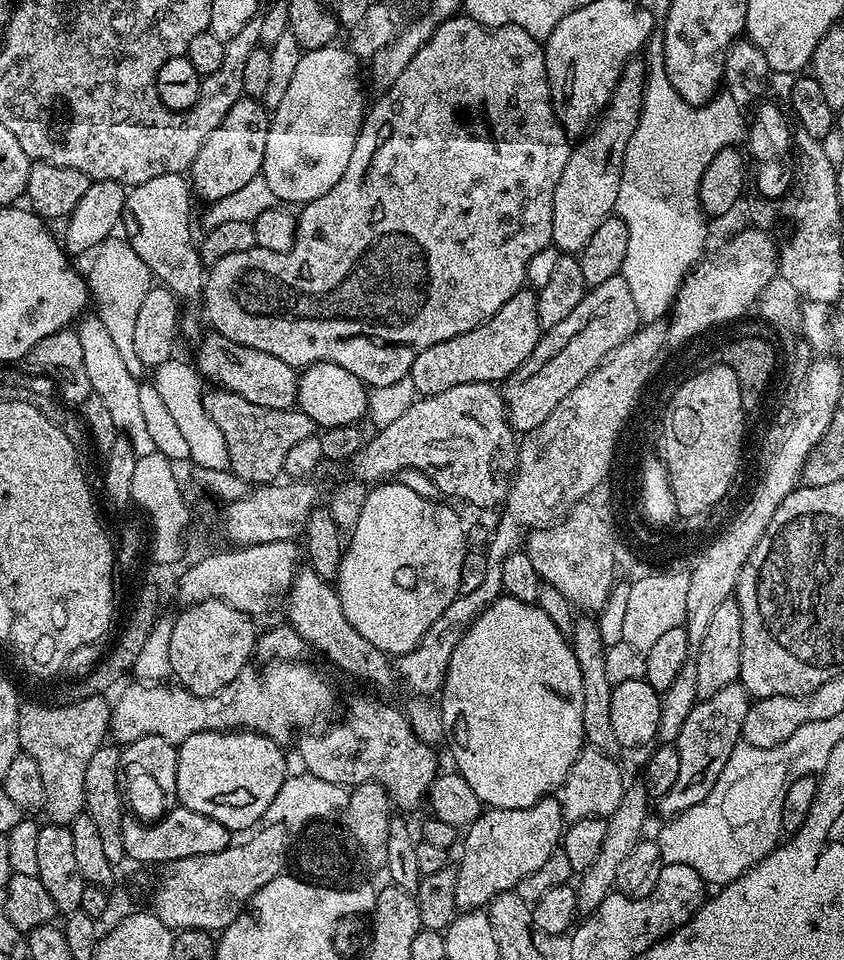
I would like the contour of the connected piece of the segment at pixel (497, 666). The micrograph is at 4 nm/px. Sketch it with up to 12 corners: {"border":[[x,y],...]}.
{"border":[[501,595],[438,696],[488,808],[563,788],[582,670],[540,605]]}

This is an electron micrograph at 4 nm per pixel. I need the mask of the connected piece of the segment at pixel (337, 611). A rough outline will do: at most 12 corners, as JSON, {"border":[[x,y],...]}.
{"border":[[297,571],[290,627],[334,667],[368,684],[394,680],[388,653],[342,614],[335,587]]}

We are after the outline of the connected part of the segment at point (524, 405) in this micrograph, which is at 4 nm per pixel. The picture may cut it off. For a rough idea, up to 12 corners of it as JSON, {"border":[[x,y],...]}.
{"border":[[623,274],[588,288],[502,382],[517,433],[642,326]]}

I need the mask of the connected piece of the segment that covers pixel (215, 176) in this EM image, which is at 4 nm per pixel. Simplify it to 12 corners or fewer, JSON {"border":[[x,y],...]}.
{"border":[[230,106],[190,169],[191,191],[221,200],[261,175],[269,109]]}

